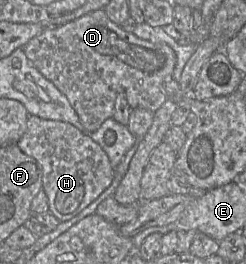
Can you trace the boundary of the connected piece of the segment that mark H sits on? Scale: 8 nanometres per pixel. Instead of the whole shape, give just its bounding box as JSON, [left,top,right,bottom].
[16,114,114,222]

